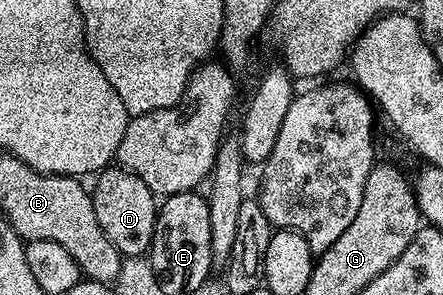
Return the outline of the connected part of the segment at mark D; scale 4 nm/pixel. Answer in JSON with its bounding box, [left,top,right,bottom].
[92,167,159,258]

